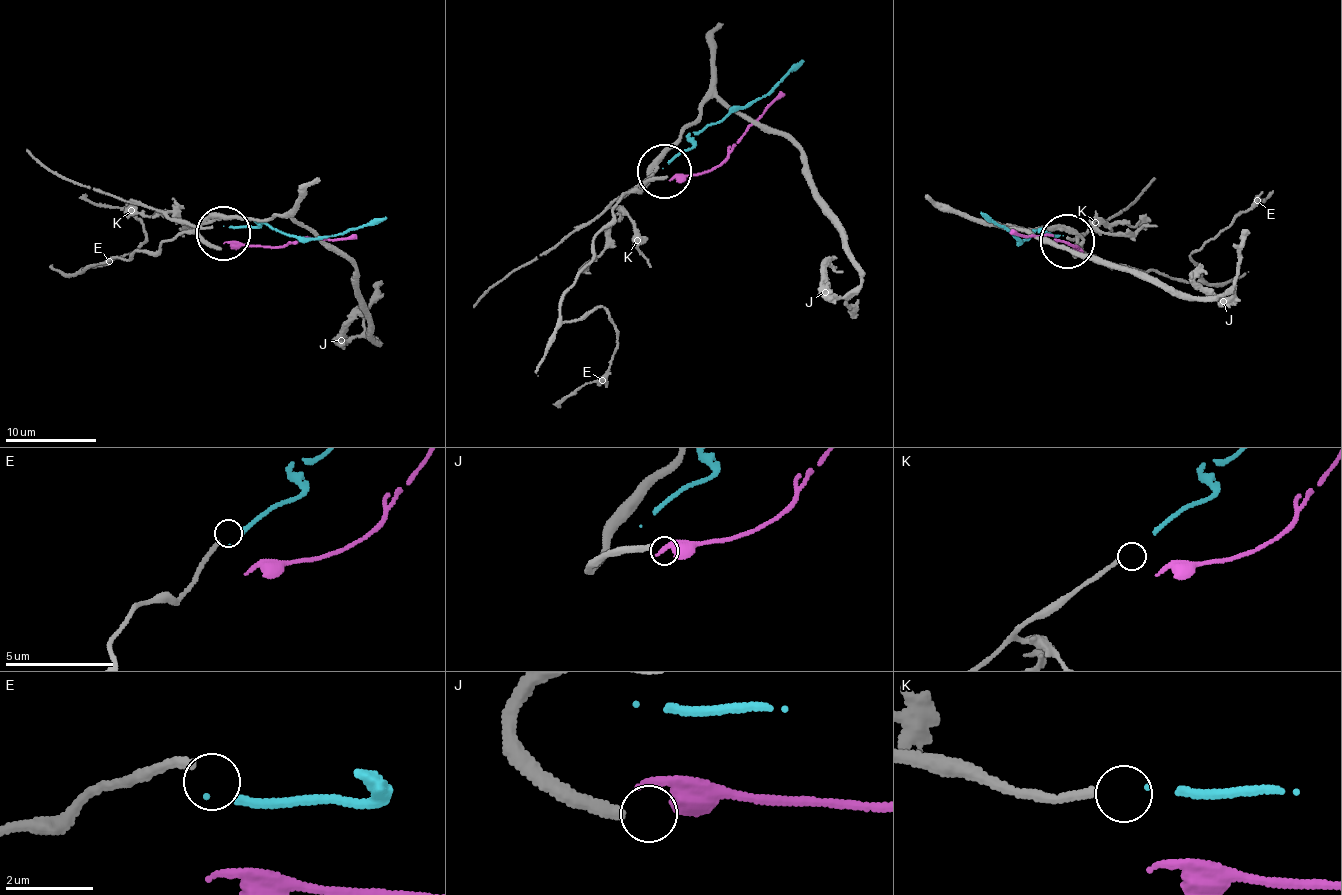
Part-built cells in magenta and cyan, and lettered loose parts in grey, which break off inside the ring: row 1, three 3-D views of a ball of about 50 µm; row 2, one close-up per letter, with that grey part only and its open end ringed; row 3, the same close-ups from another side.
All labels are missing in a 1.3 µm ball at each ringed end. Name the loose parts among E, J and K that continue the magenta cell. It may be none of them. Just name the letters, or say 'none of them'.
none of them

